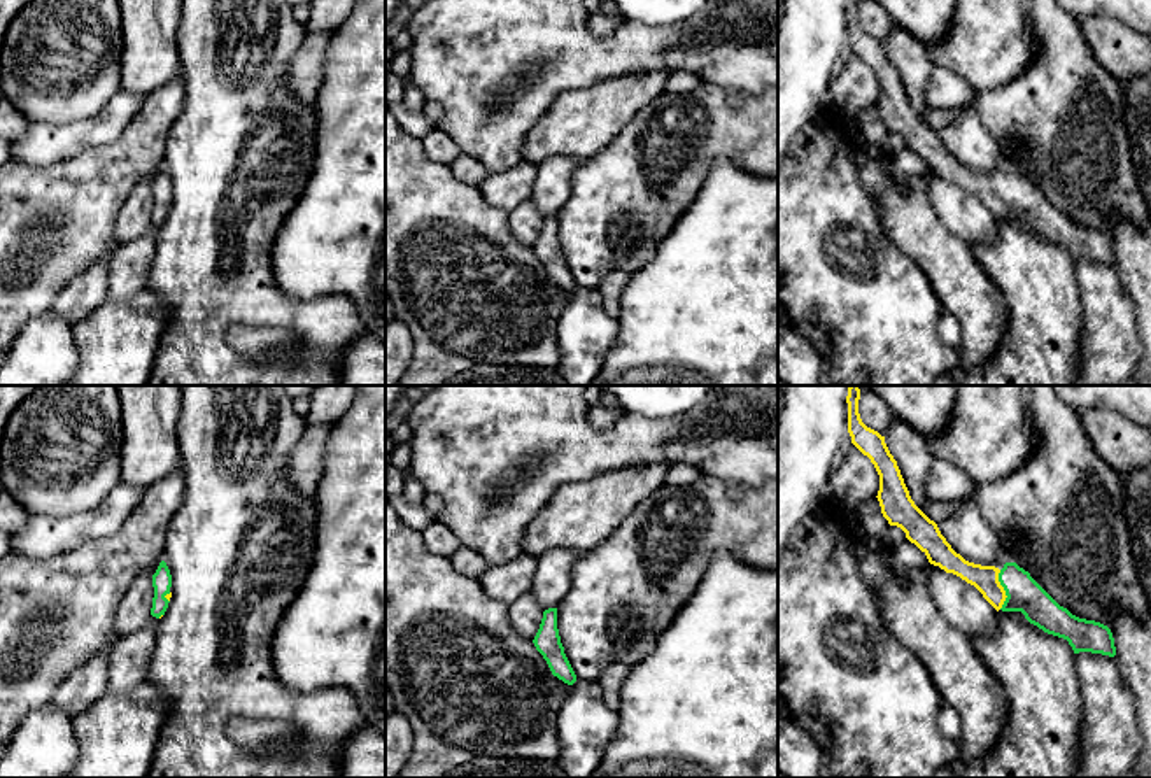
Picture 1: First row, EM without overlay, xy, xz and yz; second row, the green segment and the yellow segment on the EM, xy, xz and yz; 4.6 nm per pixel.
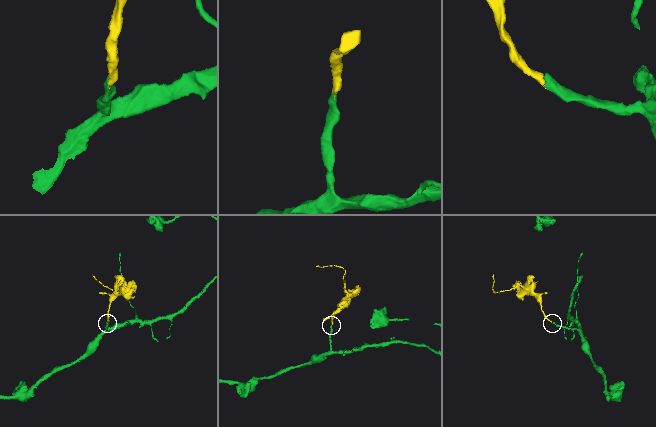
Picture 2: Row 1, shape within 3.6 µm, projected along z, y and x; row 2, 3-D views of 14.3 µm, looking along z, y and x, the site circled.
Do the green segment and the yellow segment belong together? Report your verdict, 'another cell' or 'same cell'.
same cell

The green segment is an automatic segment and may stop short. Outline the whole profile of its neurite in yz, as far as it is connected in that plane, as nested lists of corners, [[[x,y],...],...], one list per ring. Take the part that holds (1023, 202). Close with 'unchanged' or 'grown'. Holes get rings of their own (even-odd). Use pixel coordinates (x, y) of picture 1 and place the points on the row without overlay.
[[[860,0],[846,4],[848,40],[851,51],[871,67],[879,82],[876,105],[888,131],[900,135],[930,172],[974,193],[997,219],[1021,219],[1044,240],[1067,247],[1074,261],[1091,259],[1114,265],[1114,245],[1107,233],[1072,223],[1016,170],[1006,170],[1002,177],[981,173],[965,168],[951,156],[937,131],[911,107],[885,44],[862,30],[858,7]]]; grown

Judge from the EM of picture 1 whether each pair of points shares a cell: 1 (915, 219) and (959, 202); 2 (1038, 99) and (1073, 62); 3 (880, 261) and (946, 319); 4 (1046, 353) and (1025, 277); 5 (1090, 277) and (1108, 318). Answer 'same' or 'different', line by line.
1: different
2: same
3: different
4: same
5: same

